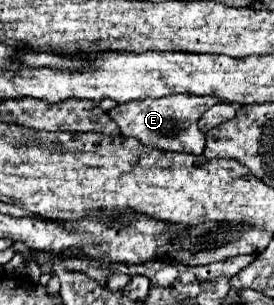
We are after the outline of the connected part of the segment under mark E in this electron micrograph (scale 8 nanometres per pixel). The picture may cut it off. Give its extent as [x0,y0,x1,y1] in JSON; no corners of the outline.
[109,95,229,155]

